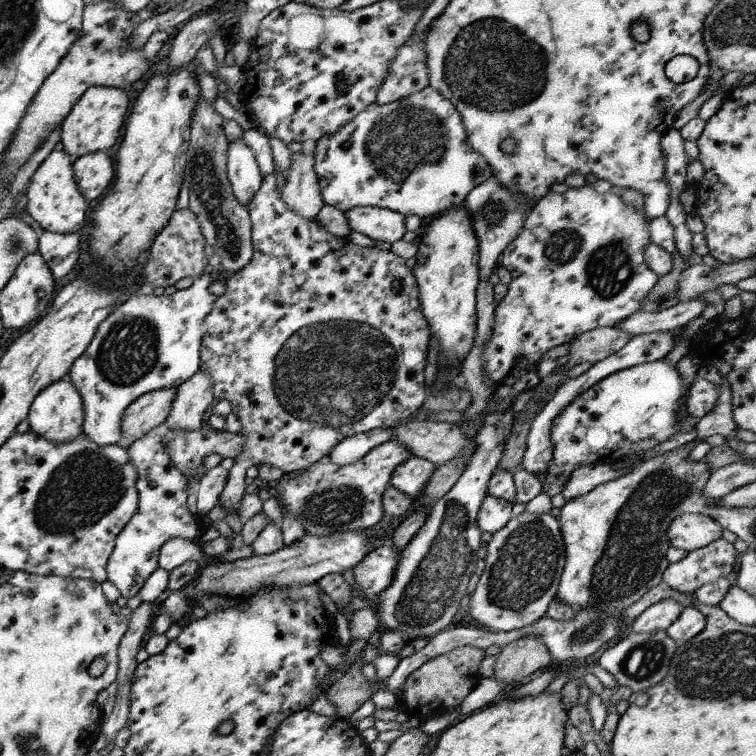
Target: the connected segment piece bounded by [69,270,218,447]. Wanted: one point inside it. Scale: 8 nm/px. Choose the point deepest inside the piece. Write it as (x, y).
(148, 343)

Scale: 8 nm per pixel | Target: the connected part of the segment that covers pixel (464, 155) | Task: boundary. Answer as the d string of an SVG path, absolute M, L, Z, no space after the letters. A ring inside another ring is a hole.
M430 85L386 106L380 106L378 102L370 104L346 126L317 140L313 155L325 204L331 204L343 213L358 206L370 206L390 209L405 217L409 214L417 214L421 219L435 217L463 204L470 190L492 178L488 162L468 144L458 109Z

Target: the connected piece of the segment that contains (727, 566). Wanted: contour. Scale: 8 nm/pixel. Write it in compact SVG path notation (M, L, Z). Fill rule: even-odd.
M723 537L704 548L687 552L684 559L670 563L663 581L682 594L692 594L703 584L728 576L736 562L735 546Z

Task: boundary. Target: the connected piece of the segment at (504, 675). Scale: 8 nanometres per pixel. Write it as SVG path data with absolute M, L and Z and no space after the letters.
M524 636L497 654L493 677L500 682L525 682L550 664L551 652L538 636Z

